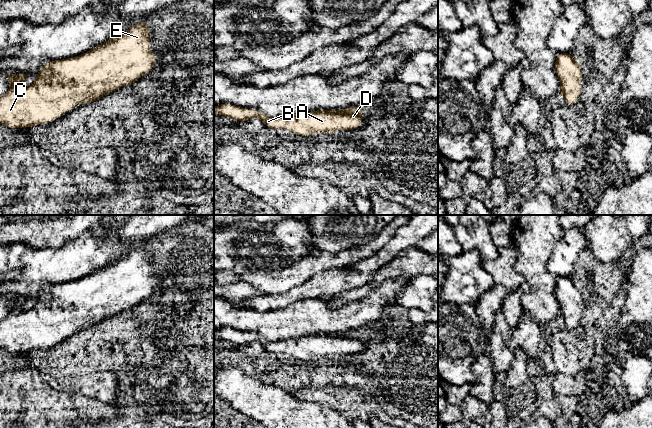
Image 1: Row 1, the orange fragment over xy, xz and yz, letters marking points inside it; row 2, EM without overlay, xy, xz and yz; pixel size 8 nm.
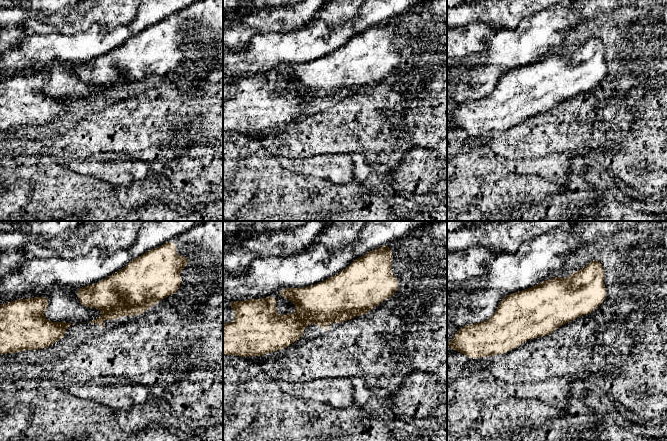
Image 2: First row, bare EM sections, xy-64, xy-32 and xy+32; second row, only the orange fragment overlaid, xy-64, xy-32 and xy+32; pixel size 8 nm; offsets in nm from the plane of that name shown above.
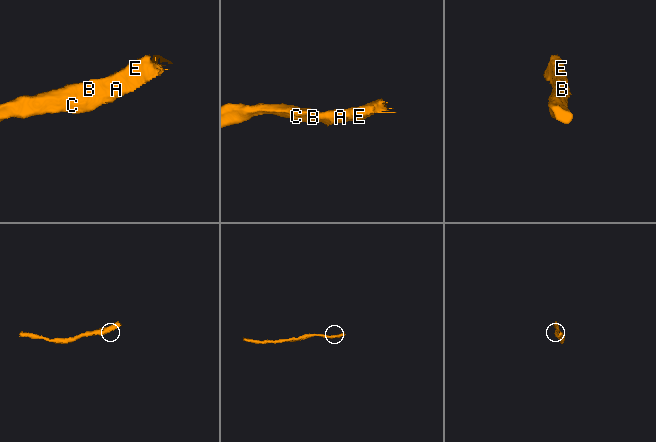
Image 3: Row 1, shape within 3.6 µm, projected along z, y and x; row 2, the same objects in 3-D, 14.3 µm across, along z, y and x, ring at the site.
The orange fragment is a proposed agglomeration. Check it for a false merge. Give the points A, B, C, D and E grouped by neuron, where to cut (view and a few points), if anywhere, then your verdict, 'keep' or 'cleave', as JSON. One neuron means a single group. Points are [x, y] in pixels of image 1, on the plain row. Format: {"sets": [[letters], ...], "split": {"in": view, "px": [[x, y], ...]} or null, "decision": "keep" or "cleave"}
{"sets": [["A", "B", "C", "D", "E"]], "split": null, "decision": "keep"}

